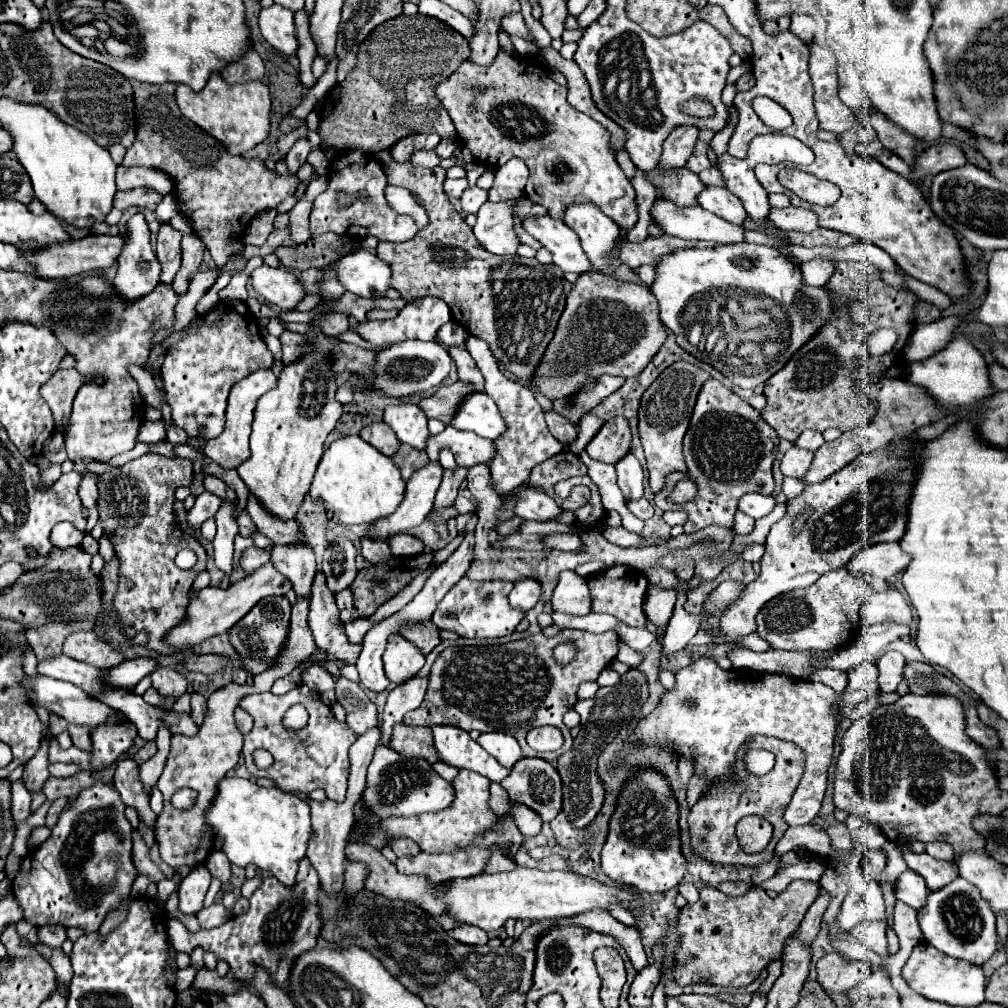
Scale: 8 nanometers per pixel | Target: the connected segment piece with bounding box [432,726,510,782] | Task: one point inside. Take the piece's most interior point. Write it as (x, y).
(454, 746)

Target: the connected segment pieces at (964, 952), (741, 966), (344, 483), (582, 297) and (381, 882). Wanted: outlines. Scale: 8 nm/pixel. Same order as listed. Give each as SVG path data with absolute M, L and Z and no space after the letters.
M962 876L952 884L930 892L926 906L918 912L918 922L924 940L952 958L982 966L996 952L996 916L980 898L980 892Z
M794 880L778 898L770 898L760 888L752 888L740 898L728 898L712 886L700 888L698 902L686 904L678 912L676 932L682 948L674 956L674 982L678 986L700 982L732 988L748 986L770 962L782 960L788 936L798 930L818 894L820 886L810 880Z
M348 436L332 442L324 452L310 488L310 496L314 504L324 506L342 524L372 524L384 516L390 516L400 506L400 500L404 500L404 488L406 482L388 456L378 452L360 436Z
M586 272L568 294L556 336L536 370L536 384L530 384L530 388L540 390L548 400L558 400L578 394L584 388L584 376L638 376L664 340L666 332L658 318L658 304L648 288L622 282L608 274Z
M352 842L346 846L350 860L360 860L370 866L370 874L366 880L366 888L370 892L376 892L380 896L396 898L396 900L408 900L414 902L418 908L424 908L430 916L448 914L458 924L472 924L482 928L484 932L500 930L508 918L514 920L544 920L544 918L566 918L576 916L582 912L590 912L594 908L608 908L610 904L620 906L638 906L636 894L622 890L622 888L610 888L598 880L592 880L582 874L574 872L542 872L532 870L526 866L516 866L512 872L502 874L478 874L472 878L460 878L450 880L446 892L436 890L436 884L430 882L426 876L406 876L400 874L394 864L390 864L382 852L374 850L366 842Z

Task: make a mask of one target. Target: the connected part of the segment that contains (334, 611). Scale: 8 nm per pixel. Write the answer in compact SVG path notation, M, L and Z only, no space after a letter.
M322 572L316 574L312 584L308 622L318 648L326 650L334 660L340 660L344 664L356 662L356 656L360 656L362 644L352 644L348 640L334 594L328 590L326 578Z

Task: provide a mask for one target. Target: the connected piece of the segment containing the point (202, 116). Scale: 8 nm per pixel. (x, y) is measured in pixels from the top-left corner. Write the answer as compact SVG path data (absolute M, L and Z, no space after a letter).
M212 74L200 92L180 84L176 88L176 102L188 120L214 136L234 156L242 156L252 150L270 134L270 92L262 82L224 84L220 74Z

